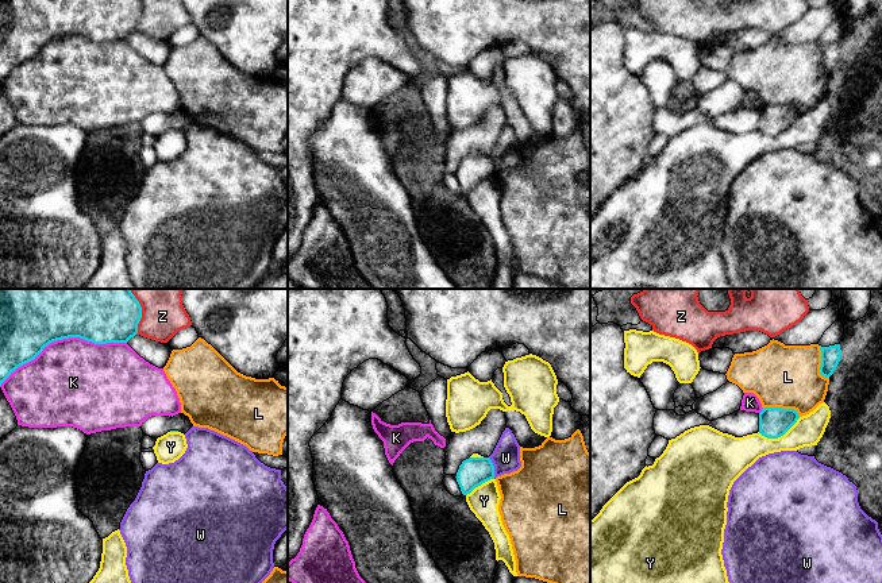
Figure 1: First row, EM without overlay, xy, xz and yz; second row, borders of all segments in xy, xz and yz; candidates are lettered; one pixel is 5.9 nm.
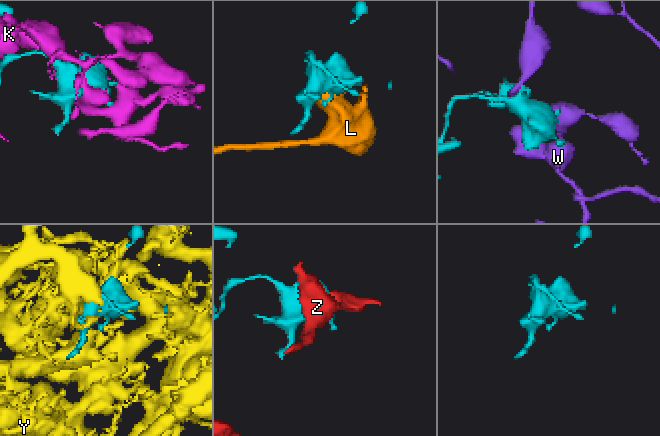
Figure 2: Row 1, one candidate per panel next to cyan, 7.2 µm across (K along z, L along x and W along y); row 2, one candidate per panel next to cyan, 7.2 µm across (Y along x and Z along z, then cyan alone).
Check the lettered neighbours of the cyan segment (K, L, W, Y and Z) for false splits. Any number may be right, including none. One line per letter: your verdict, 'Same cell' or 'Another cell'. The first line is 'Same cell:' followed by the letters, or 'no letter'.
Same cell: no letter
K: Another cell
L: Another cell
W: Another cell
Y: Another cell
Z: Another cell

